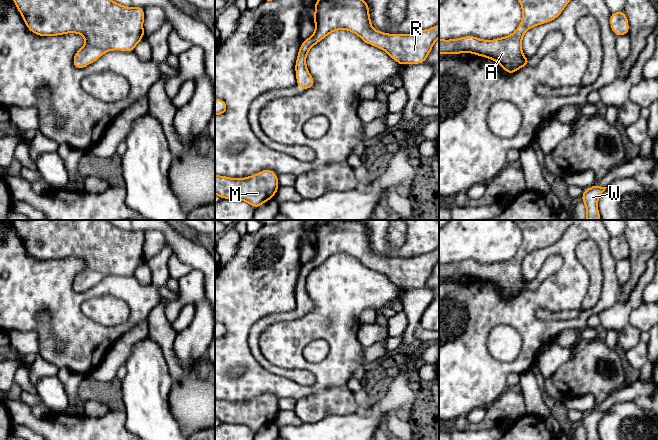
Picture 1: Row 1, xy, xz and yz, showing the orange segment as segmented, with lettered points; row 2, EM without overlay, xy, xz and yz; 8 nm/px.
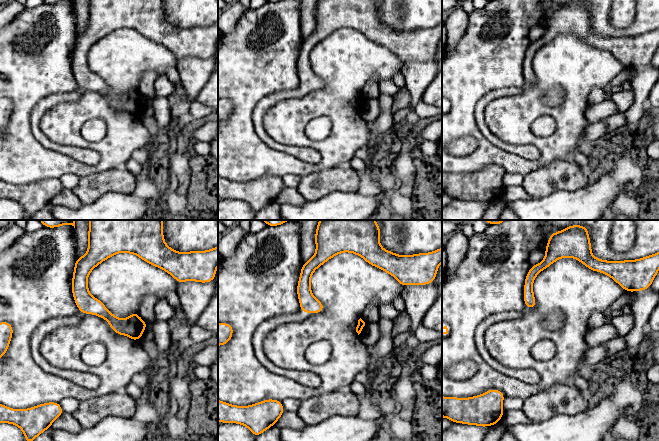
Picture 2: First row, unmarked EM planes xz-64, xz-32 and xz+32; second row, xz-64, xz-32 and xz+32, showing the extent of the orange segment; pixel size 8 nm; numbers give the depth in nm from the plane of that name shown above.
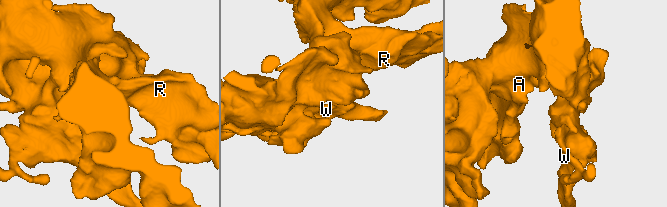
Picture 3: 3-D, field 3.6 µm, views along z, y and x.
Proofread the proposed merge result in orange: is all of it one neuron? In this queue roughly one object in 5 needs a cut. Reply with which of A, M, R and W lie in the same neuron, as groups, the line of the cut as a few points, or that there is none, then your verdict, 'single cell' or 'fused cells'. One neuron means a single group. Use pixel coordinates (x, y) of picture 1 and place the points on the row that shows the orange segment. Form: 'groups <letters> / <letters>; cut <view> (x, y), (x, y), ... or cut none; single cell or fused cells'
groups A M R W; cut none; single cell

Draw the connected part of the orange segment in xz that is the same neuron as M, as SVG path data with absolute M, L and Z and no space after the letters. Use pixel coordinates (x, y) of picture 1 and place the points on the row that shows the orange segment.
M270 169L244 178L215 174L215 194L221 199L245 201L256 209L273 199L279 187L278 175Z

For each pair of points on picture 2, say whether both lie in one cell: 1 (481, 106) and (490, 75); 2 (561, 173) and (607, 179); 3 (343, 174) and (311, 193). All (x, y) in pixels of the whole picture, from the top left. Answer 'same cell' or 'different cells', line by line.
1: different cells
2: different cells
3: same cell

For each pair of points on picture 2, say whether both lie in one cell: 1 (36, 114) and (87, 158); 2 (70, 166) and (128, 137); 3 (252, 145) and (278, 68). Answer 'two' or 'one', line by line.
1: one
2: one
3: one

